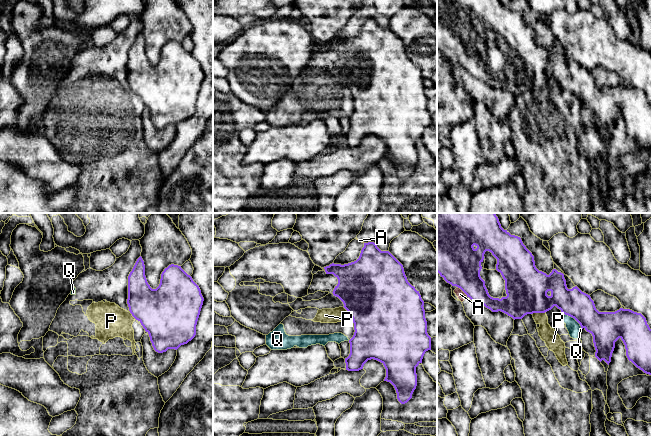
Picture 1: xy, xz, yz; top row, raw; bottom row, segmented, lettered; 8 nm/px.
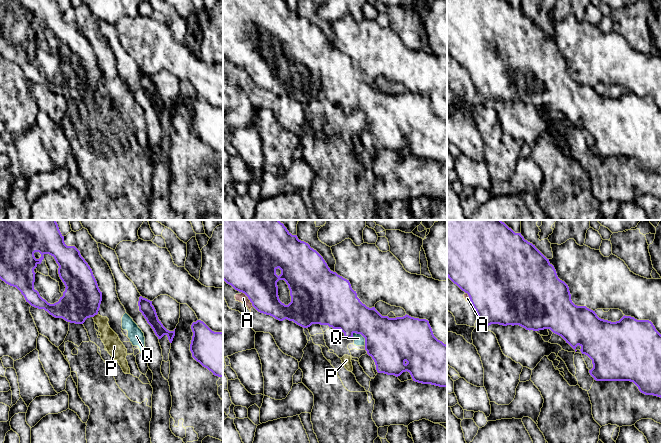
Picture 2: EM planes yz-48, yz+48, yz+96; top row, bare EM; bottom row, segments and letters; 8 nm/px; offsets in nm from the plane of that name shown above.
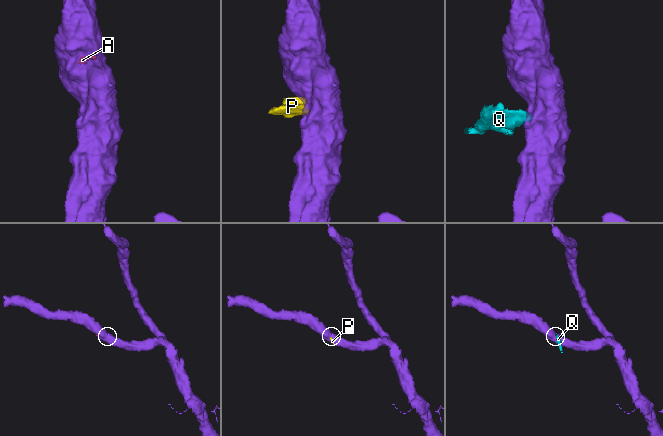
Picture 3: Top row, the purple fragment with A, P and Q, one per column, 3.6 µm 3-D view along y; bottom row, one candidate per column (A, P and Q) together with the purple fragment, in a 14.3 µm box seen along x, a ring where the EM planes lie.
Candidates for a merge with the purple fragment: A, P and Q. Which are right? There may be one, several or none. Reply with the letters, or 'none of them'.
none of them

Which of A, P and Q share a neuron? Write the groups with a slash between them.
A / P Q

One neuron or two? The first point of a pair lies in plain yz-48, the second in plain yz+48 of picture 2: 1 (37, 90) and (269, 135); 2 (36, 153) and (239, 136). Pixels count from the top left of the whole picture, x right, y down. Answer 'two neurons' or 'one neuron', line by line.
1: two neurons
2: one neuron

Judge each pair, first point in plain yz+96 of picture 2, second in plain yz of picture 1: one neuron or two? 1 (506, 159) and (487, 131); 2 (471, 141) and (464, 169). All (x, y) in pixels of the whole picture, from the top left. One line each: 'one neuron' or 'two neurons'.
1: one neuron
2: one neuron

